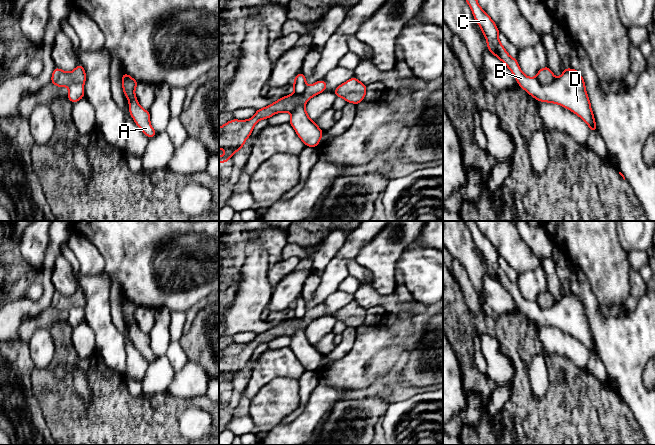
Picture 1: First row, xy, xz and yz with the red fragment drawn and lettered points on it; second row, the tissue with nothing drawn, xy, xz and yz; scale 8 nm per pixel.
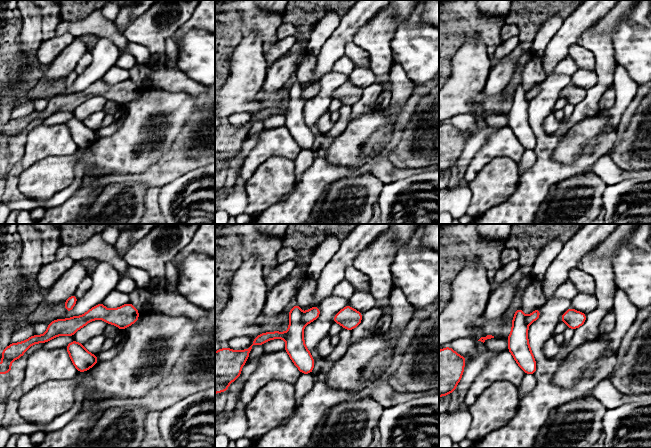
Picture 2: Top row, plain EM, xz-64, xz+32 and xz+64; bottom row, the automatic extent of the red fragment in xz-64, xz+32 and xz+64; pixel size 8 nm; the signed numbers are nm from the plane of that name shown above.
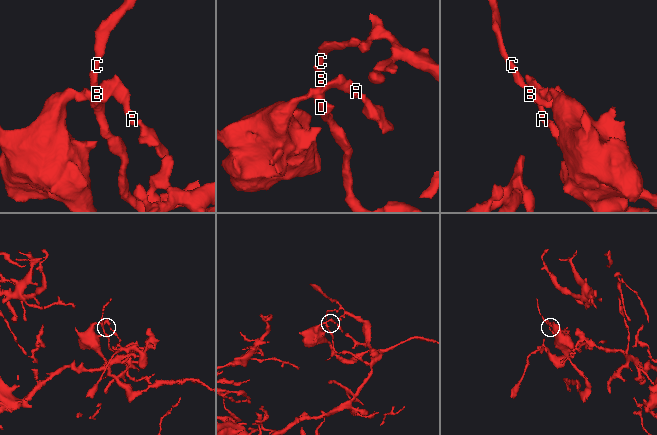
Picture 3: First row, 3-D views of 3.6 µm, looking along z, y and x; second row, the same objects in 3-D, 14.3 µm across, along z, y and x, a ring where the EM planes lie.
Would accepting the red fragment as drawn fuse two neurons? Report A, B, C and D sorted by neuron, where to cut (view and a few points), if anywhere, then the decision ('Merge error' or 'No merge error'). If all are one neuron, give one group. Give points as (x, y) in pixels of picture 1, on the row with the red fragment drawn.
Groups: A / B C D. Split along xz (307, 86), (297, 97), (296, 104), (290, 111). Merge error

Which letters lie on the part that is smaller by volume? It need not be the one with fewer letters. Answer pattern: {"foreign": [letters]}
{"foreign": ["A"]}

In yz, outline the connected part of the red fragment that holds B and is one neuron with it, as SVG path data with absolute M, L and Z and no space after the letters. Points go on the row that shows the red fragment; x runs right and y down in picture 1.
M466 0L466 2L486 38L489 52L510 69L520 87L538 101L559 104L571 110L587 123L591 131L598 131L584 79L576 69L566 68L559 78L544 85L541 85L536 77L526 76L521 71L517 60L511 57L502 46L498 38L499 30L496 24L483 11L477 0Z

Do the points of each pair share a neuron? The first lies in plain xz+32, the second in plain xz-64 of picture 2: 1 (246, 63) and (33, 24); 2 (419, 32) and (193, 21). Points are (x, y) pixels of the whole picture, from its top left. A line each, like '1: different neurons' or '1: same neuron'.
1: same neuron
2: different neurons

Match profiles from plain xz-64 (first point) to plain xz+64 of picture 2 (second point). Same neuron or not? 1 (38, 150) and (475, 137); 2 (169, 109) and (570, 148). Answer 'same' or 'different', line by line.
1: different
2: same

